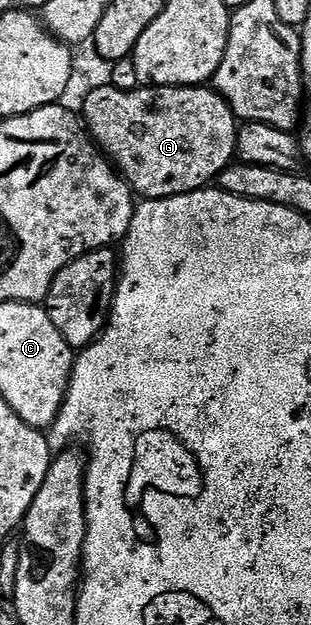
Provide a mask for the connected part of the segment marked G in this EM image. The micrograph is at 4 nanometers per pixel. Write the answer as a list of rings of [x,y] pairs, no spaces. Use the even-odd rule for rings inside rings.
[[[107,85],[90,93],[81,117],[92,140],[144,200],[171,198],[206,188],[236,156],[239,120],[226,99],[208,86],[148,86],[121,91]]]

